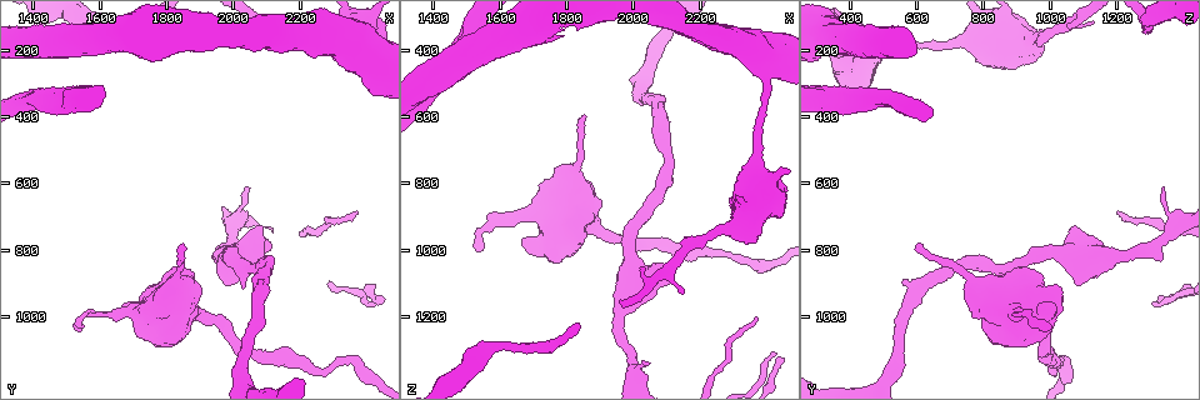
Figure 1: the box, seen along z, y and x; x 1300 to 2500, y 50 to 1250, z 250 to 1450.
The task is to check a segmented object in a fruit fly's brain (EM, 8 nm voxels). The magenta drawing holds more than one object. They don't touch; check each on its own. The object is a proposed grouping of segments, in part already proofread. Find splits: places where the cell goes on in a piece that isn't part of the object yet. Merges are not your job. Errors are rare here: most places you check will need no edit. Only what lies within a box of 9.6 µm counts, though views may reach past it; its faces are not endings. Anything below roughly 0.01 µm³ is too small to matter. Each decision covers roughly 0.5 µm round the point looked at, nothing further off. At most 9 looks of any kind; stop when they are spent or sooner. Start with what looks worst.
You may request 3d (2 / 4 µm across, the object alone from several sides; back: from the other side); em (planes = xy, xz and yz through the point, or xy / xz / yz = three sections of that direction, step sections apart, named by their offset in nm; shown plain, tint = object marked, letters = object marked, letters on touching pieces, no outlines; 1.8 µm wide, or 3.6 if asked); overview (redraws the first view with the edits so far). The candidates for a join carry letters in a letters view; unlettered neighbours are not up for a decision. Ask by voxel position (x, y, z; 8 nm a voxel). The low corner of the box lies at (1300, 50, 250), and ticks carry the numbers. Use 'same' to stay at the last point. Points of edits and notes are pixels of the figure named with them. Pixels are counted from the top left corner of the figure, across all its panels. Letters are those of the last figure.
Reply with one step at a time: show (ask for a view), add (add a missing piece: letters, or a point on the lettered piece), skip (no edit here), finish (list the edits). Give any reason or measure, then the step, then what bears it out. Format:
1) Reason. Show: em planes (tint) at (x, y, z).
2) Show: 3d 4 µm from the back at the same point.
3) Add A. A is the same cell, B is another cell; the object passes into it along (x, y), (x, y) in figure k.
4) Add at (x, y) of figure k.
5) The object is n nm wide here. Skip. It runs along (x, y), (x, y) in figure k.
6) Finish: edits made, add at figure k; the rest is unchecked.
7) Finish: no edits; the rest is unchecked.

Thin end. Show: em xy step 16 (tint) at (2040, 610, 1330).

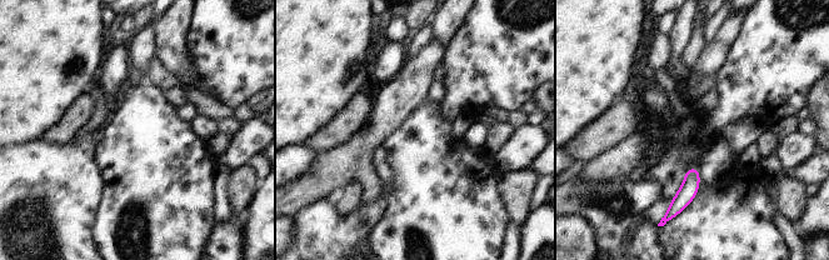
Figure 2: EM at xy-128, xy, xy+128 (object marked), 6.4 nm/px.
Cut it another way. Show: em planes (letters) at the same point.

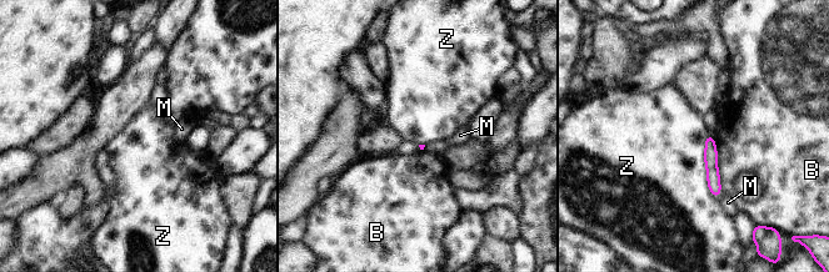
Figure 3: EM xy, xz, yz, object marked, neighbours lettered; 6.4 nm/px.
Skip. B, M and Z are other cells; a border runs along (708, 134), (705, 180), (717, 199) in figure 3; none of them fits.

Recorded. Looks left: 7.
Free end. Show: em yz step 8 (tint) at (1850, 780, 610).

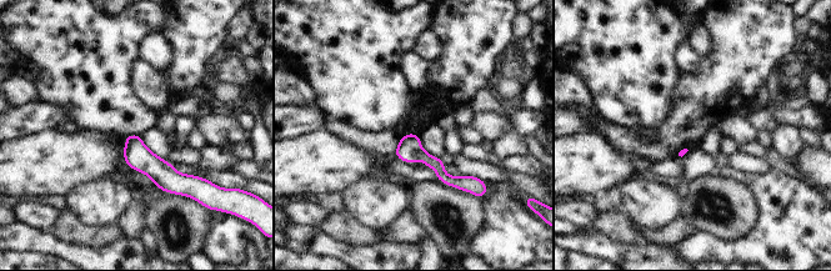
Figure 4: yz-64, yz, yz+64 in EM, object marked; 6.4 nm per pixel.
Show: em planes (letters) at the same point.

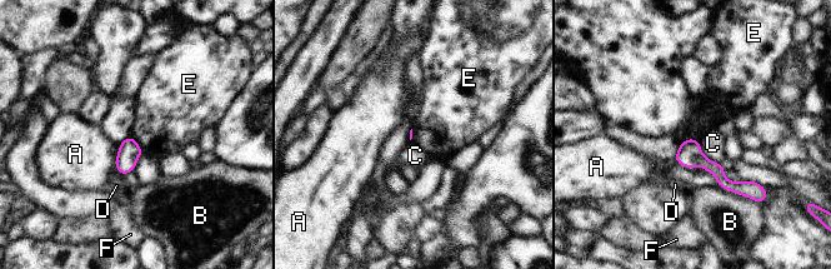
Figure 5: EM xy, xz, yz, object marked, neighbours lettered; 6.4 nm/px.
Skip. A, B, C, D, E and F are other cells; a border runs along (697, 139), (685, 139), (680, 144) in figure 5; none of them fits.

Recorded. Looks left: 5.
Tapers out. Show: 3d 2 µm at (2400, 970, 1330).

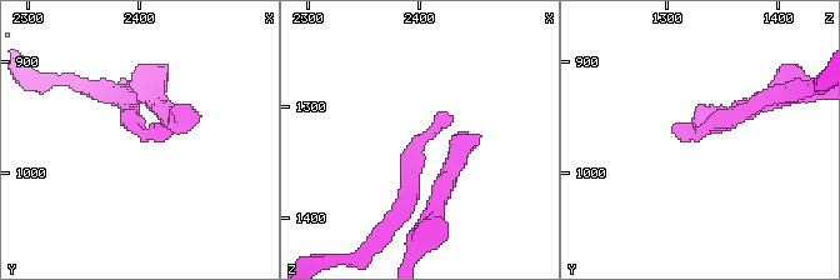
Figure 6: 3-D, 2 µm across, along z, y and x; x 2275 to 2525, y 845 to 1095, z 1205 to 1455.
Show: em 3.6 µm planes (tint) at (2402, 970, 1326).

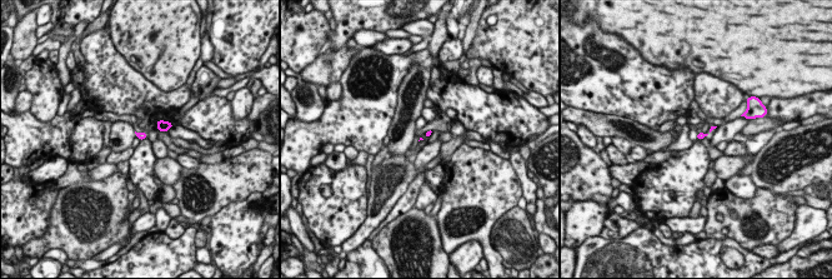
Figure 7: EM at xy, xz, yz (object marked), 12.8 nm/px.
See the neighbours. Show: em 3.6 µm planes (letters) at the same point.

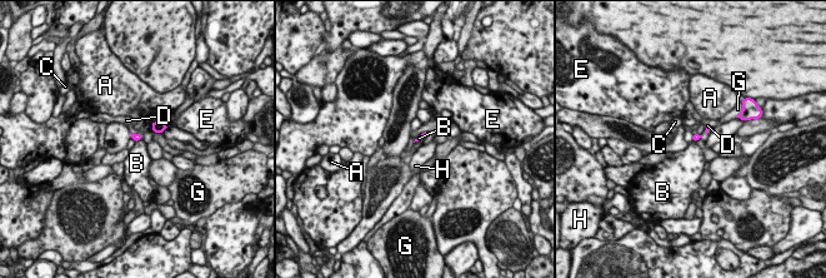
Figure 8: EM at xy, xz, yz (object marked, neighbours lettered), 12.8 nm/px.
Skip. A, B, C, D, E, G and H are other cells; none of them fits.

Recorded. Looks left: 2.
Free end. Show: em planes (letters) at (1550, 1030, 1000).

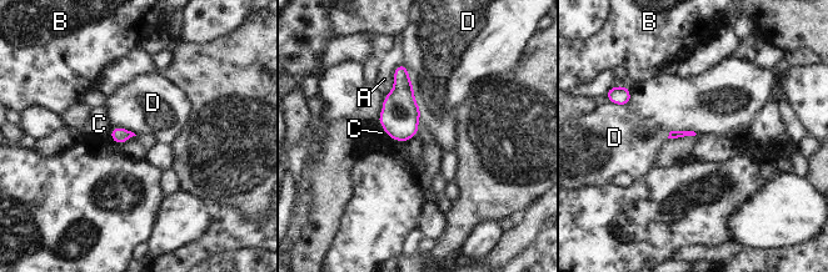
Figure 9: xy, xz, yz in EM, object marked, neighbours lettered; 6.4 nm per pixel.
Skip. A, B, C and D are other cells; a border runs along (404, 63), (420, 116) in figure 9; none of them fits.

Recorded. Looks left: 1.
Finish: no edits; the rest is unchecked.

